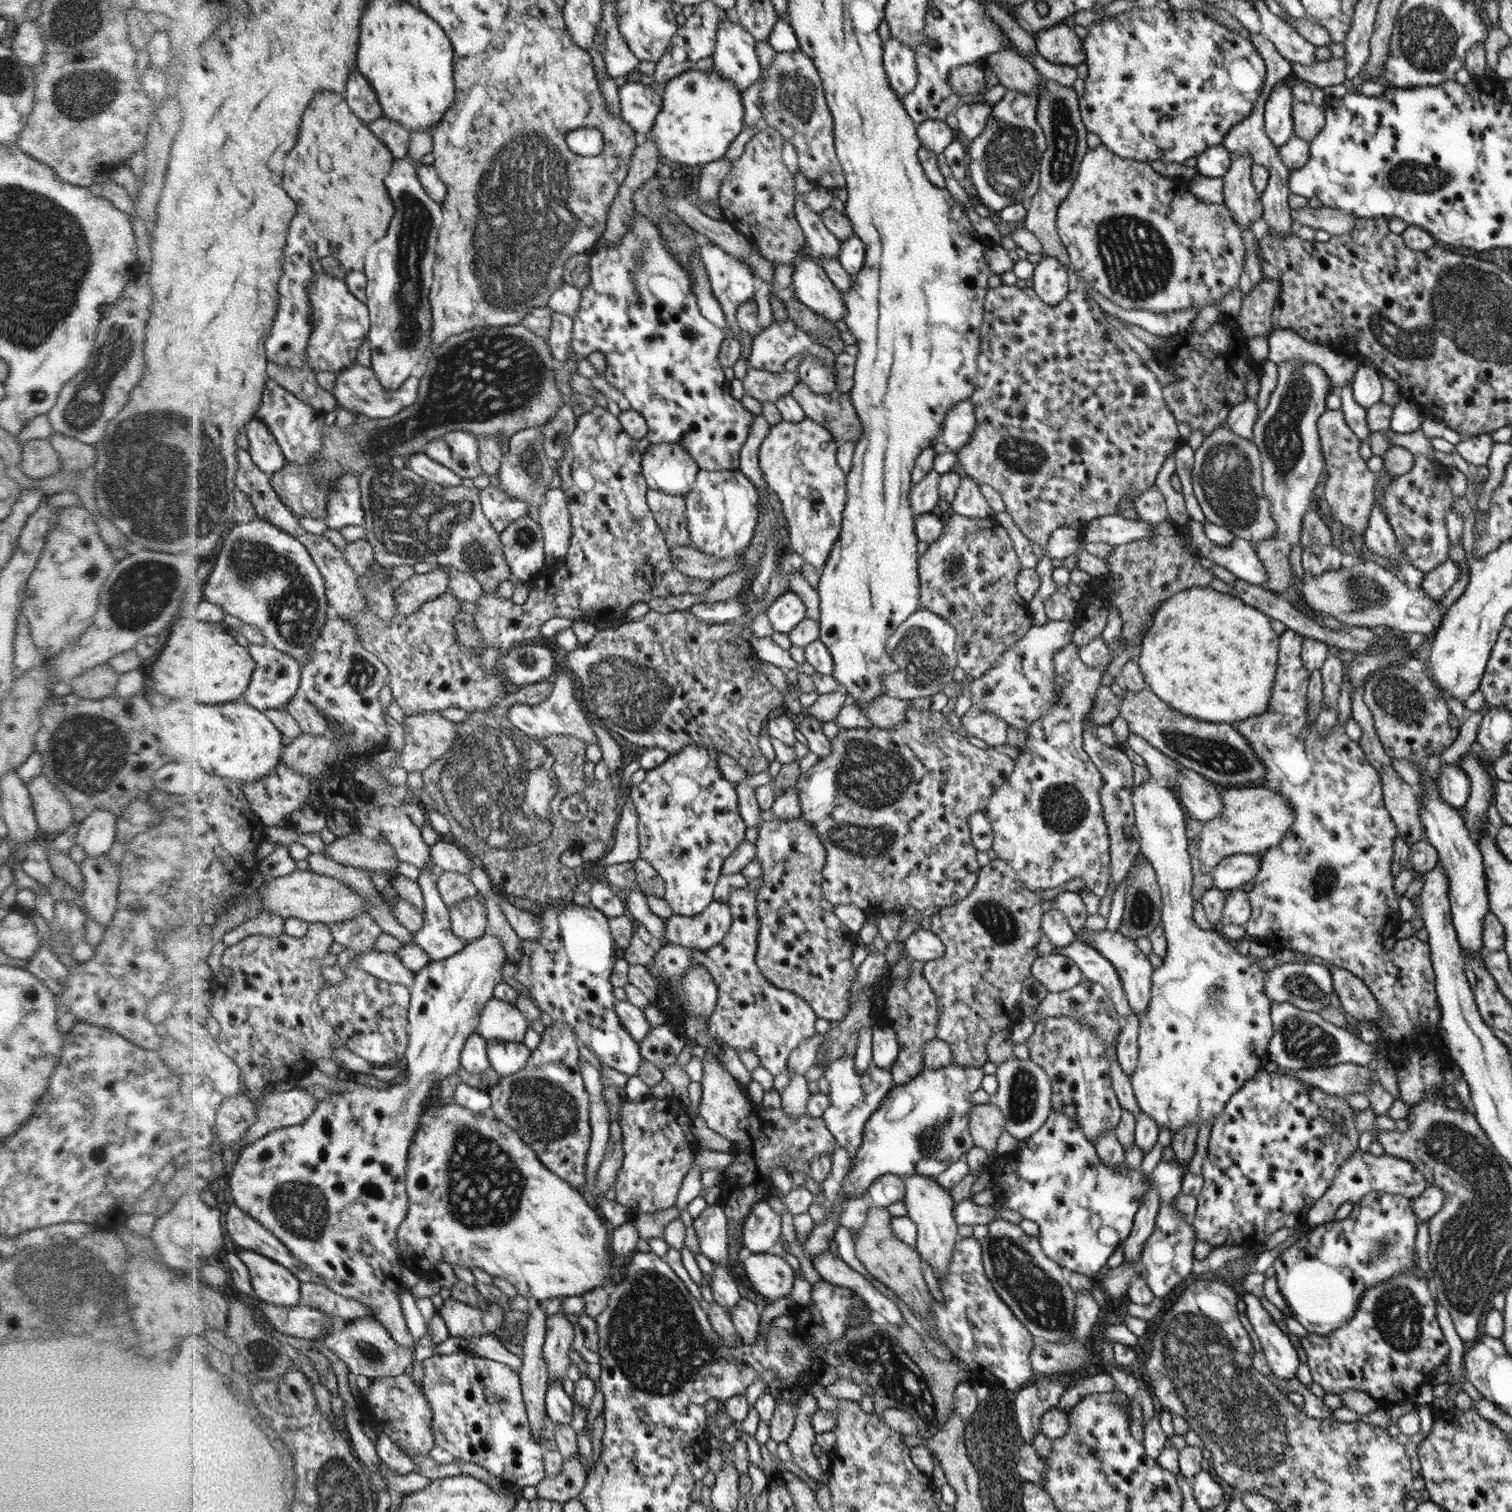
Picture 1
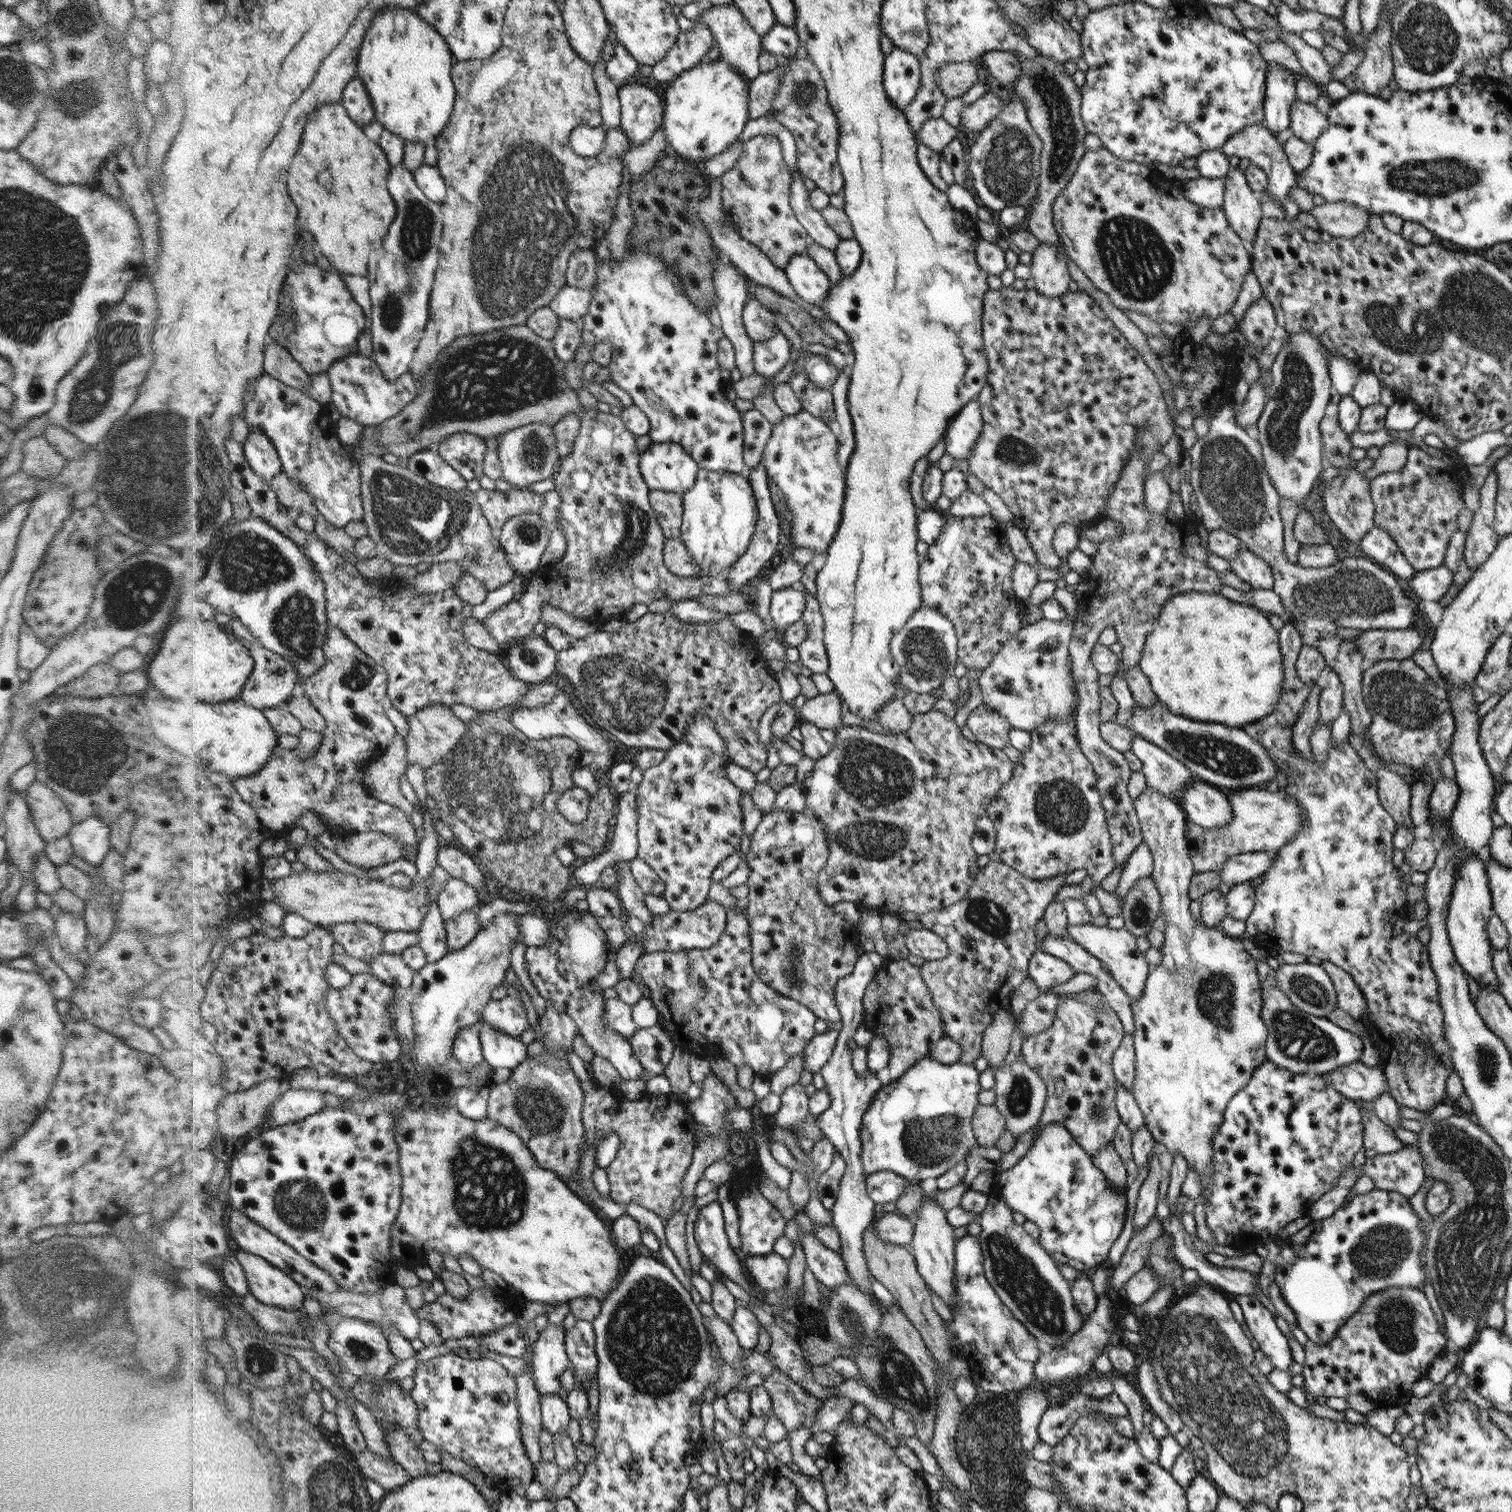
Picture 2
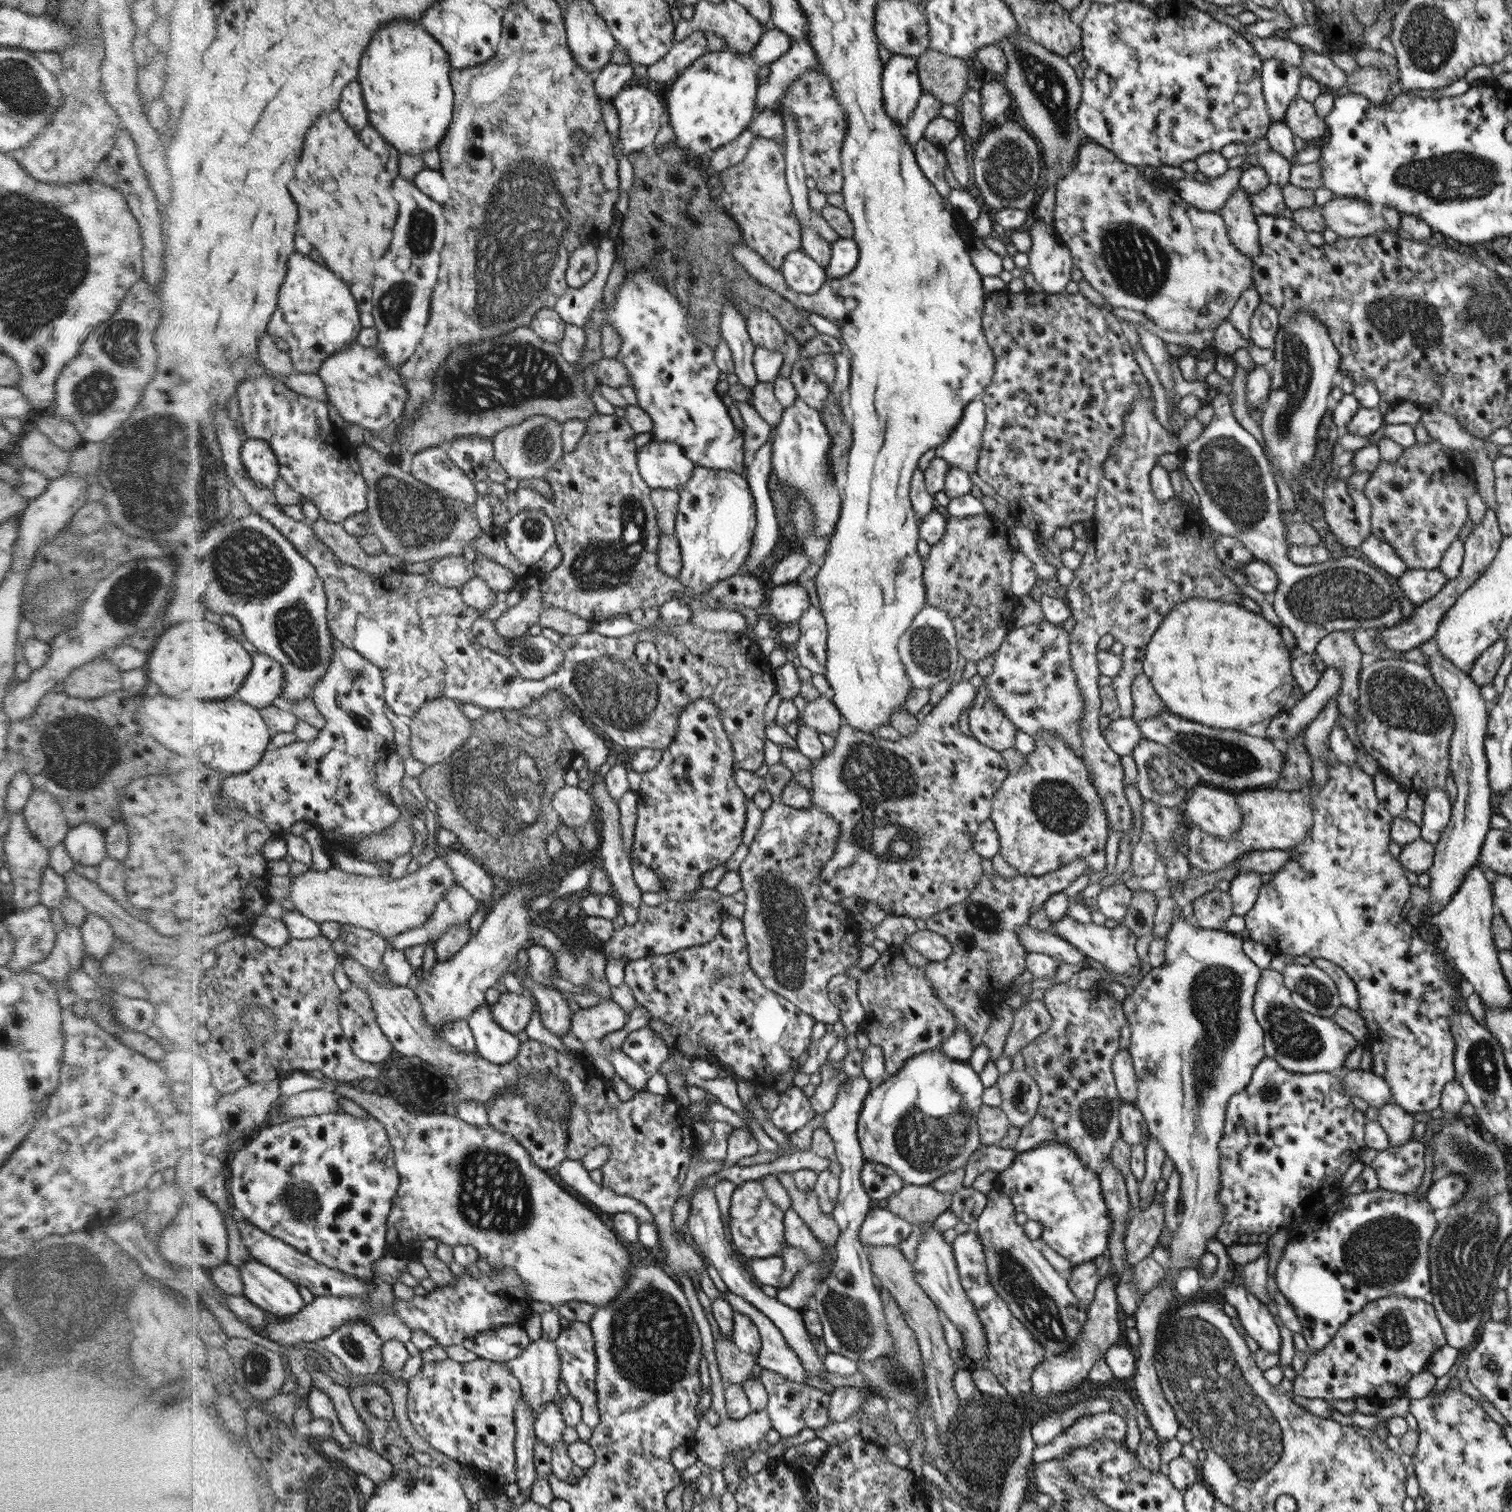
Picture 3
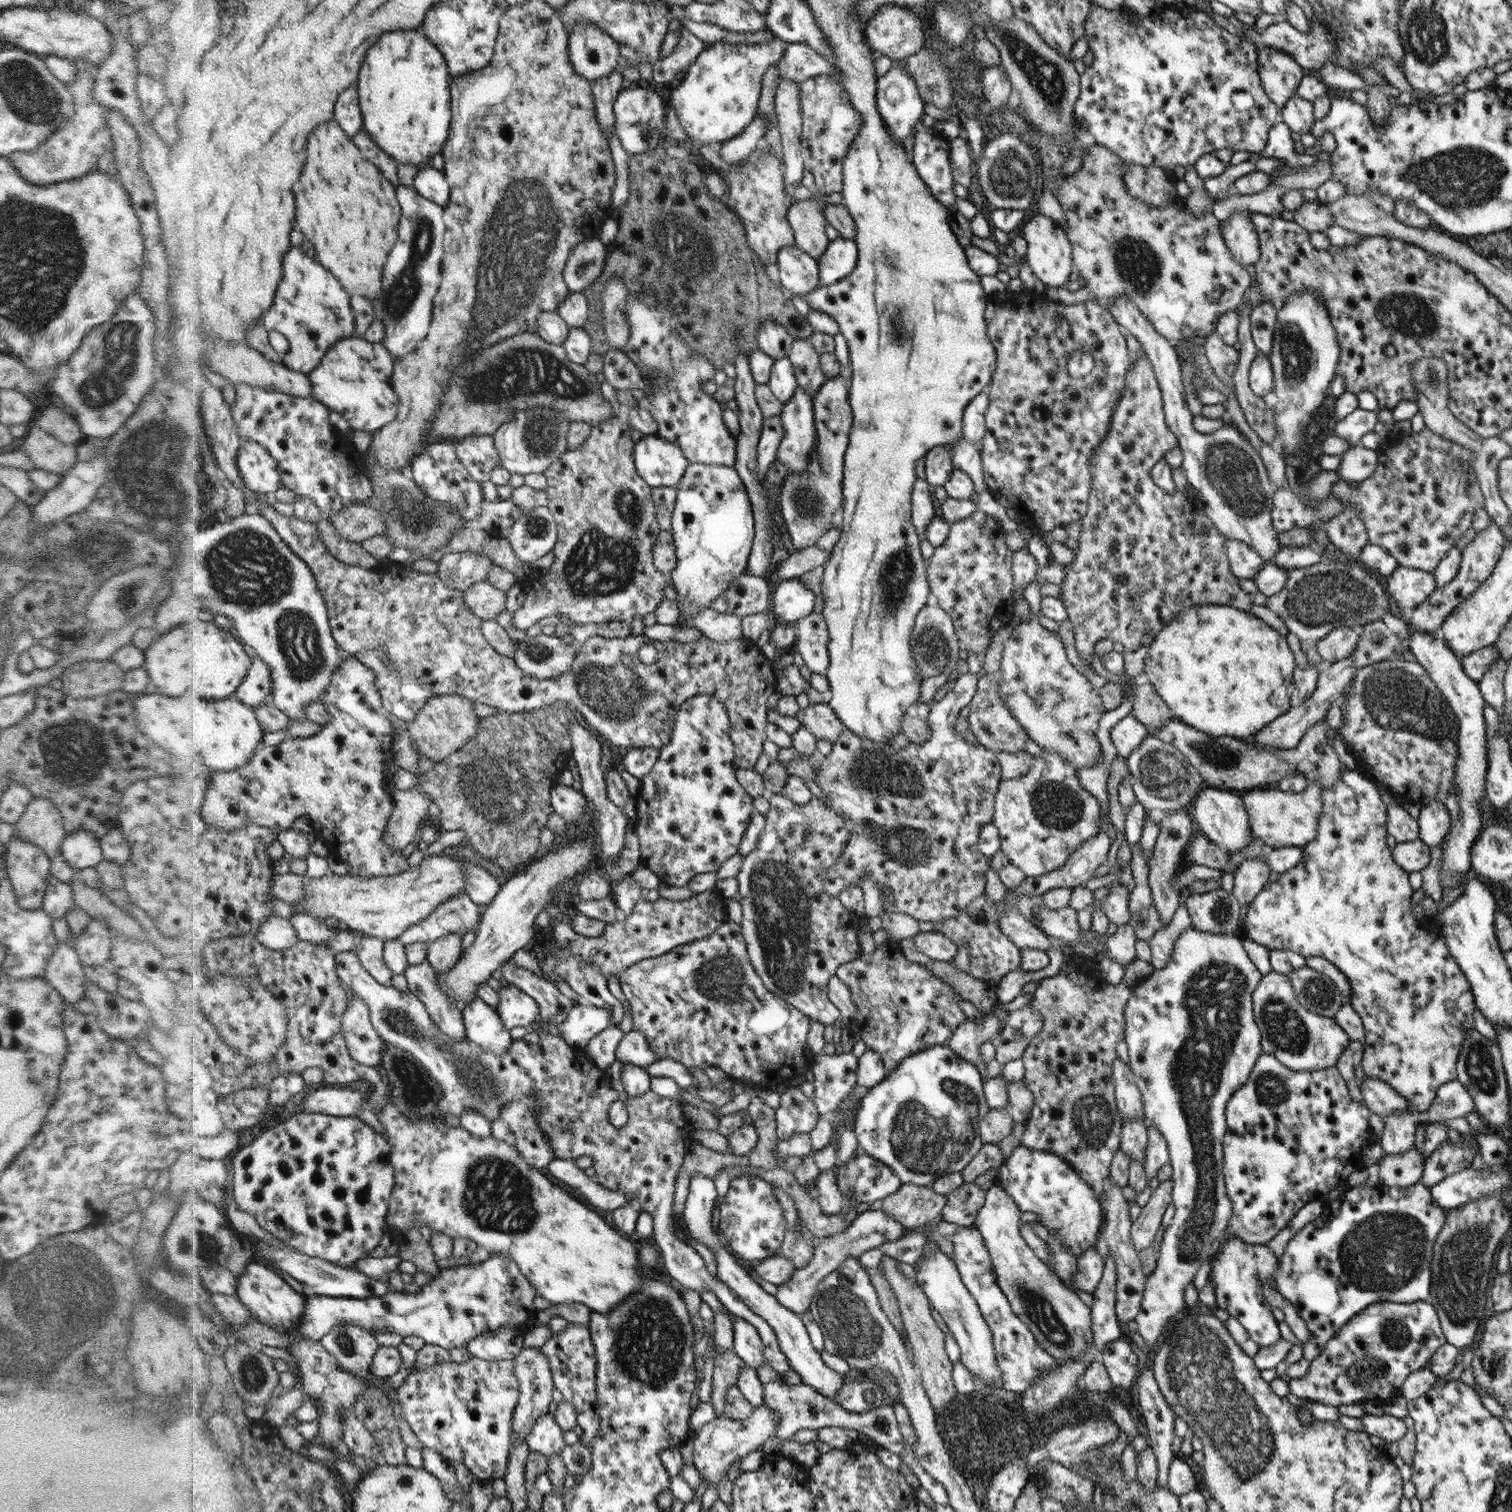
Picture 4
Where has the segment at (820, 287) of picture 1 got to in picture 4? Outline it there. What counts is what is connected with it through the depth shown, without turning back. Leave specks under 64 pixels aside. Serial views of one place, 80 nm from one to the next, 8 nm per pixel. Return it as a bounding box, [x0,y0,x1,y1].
[777,247,819,295]

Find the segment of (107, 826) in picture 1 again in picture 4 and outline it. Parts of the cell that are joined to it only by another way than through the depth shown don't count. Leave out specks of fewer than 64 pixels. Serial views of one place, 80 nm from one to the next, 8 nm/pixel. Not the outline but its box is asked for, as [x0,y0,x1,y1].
[60,828,103,873]

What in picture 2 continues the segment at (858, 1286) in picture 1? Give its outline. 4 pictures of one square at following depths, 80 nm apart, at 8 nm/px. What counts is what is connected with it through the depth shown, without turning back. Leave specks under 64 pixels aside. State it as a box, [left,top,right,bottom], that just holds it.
[785,1217,851,1287]

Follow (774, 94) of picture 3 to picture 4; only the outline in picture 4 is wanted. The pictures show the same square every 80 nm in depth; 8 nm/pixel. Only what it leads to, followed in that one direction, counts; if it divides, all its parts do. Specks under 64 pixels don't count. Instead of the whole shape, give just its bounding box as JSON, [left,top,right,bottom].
[776,43,836,83]

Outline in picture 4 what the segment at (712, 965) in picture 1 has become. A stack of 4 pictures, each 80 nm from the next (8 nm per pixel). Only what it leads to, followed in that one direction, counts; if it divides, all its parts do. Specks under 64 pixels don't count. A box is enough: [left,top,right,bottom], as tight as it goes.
[619,920,810,1080]

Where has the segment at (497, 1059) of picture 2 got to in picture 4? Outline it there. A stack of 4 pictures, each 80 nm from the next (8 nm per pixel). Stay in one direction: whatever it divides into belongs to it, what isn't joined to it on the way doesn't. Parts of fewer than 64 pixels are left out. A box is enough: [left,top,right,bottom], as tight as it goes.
[461,997,513,1055]

